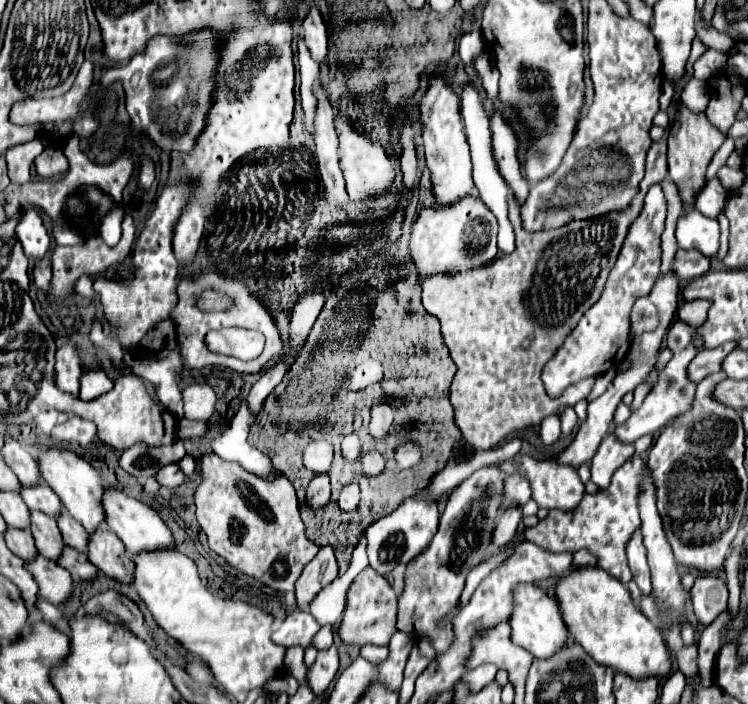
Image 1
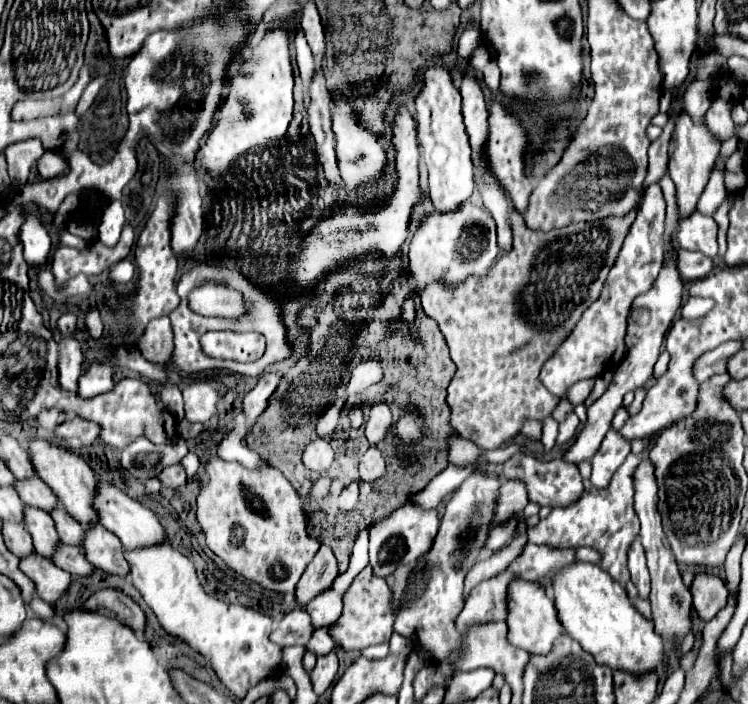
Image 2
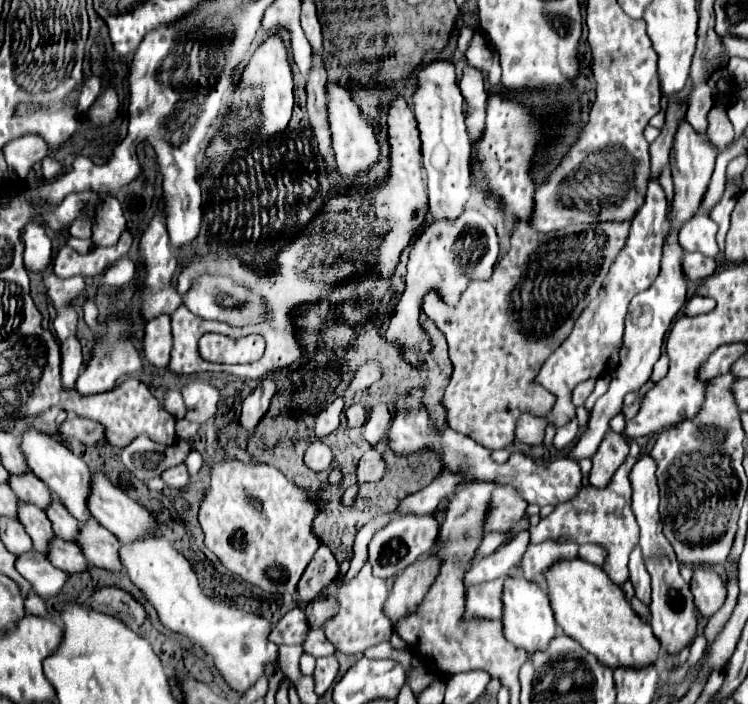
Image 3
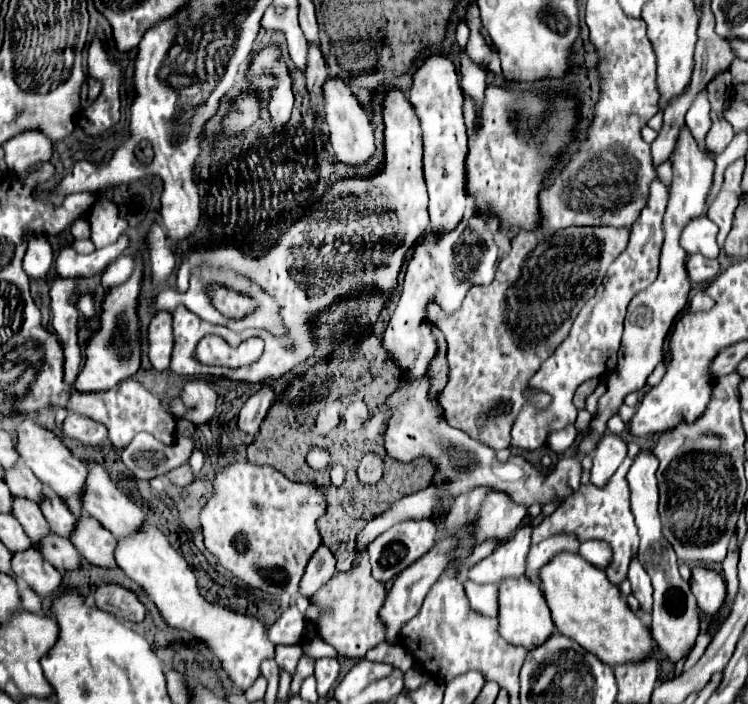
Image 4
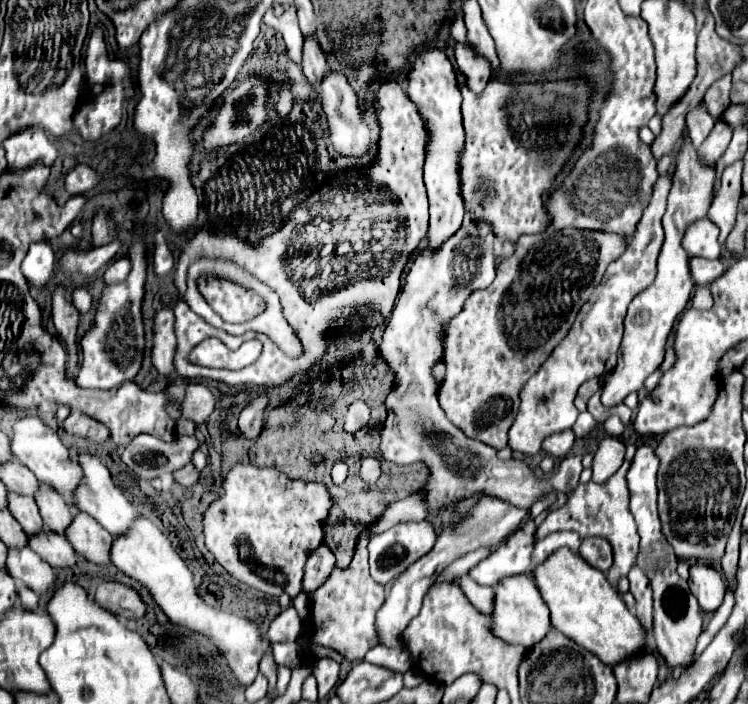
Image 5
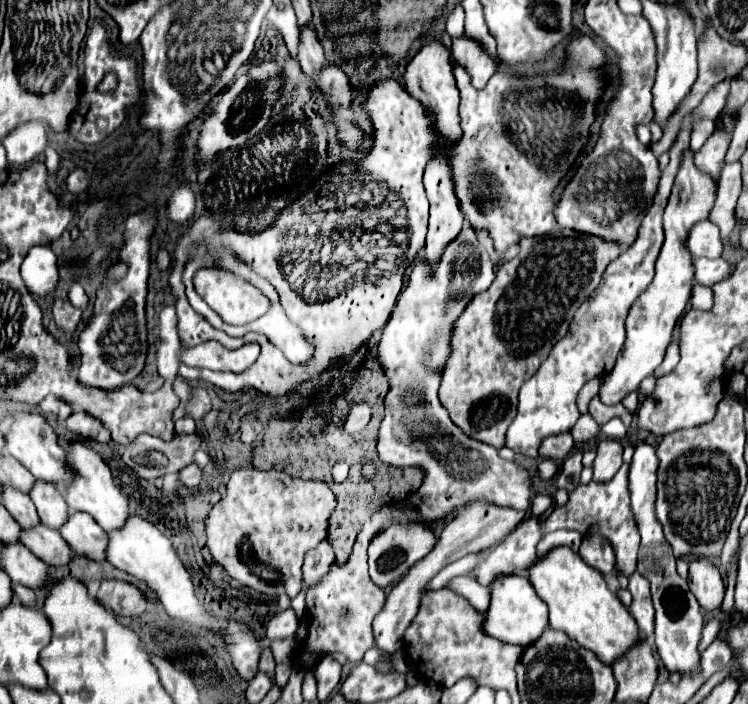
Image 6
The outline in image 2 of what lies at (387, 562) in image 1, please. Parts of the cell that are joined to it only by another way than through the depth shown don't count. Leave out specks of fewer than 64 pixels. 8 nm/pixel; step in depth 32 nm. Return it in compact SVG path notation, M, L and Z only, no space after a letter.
M412 502L402 504L390 516L374 524L370 528L370 566L374 574L388 578L398 566L412 564L420 556L424 556L434 542L434 536L438 534L438 524L440 518L436 510L424 510Z

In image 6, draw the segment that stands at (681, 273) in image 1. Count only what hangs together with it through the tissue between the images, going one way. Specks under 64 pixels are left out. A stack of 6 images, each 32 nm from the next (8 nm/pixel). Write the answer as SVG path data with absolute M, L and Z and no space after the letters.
M694 258L692 264L694 264L694 280L702 286L714 286L716 282L724 280L732 270L732 266L724 258L716 258L716 260Z

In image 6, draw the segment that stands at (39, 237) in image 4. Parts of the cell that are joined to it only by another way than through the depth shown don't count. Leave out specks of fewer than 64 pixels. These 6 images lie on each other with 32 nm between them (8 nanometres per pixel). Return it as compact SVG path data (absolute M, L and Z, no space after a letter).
M32 246L22 262L20 272L28 290L38 296L54 294L58 288L58 262L50 246Z

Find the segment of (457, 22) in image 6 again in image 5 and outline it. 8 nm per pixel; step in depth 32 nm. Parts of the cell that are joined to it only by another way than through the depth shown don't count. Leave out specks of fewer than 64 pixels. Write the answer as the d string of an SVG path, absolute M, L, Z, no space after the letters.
M458 12L456 14L456 18L452 20L452 26L450 26L450 32L452 32L452 38L456 40L456 42L466 42L466 26L464 26L464 18L462 18L462 14Z

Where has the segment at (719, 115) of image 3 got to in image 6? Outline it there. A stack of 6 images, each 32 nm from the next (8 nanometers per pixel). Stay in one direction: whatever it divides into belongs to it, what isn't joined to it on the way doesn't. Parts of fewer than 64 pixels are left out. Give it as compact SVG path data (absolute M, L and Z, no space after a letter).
M720 128L714 130L714 134L704 142L704 146L696 152L696 166L708 174L714 176L714 180L720 178L720 170L724 166L724 154L730 144L730 134L722 132Z

